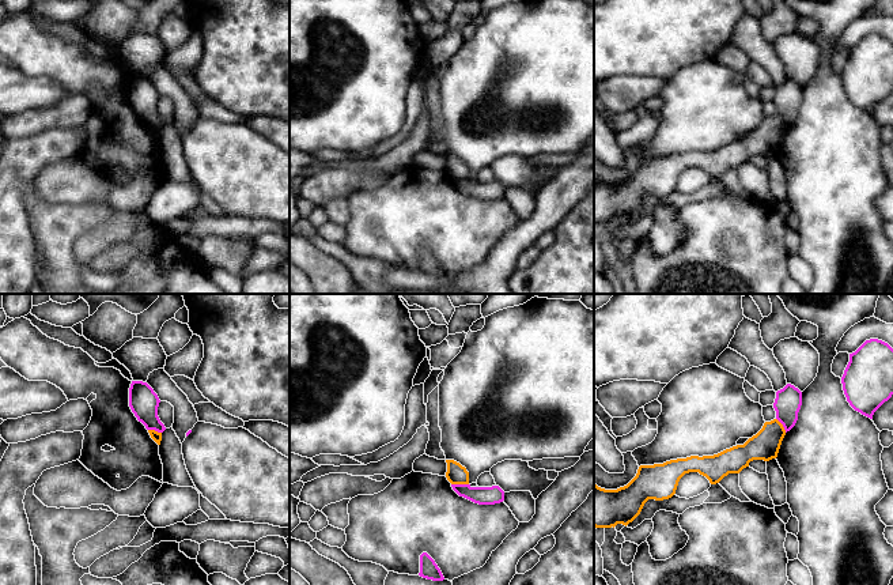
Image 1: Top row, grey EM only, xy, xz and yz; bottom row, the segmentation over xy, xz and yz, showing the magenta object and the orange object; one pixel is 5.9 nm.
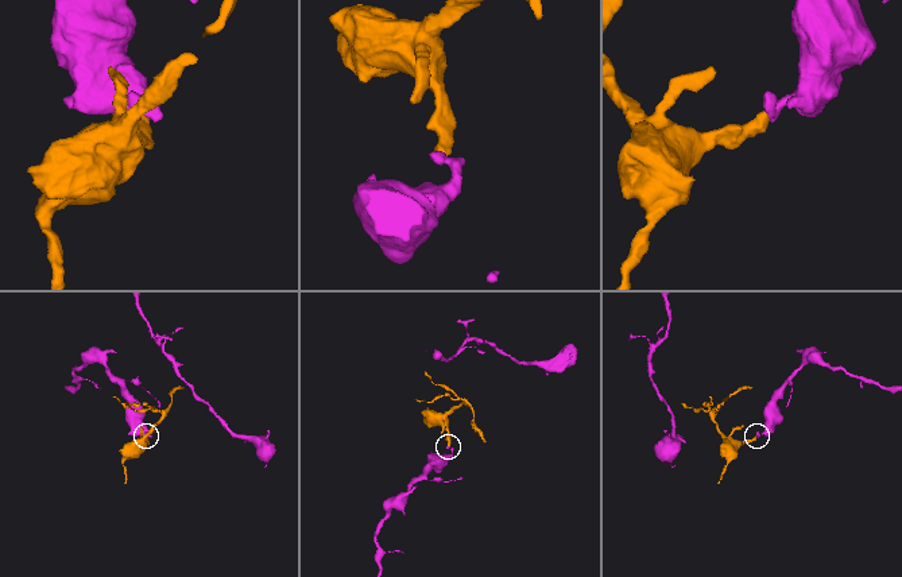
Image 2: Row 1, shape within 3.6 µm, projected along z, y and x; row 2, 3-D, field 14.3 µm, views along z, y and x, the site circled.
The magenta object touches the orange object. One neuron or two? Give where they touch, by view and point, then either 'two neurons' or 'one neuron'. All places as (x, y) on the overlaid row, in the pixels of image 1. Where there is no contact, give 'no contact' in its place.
xz (460, 485) | two neurons

